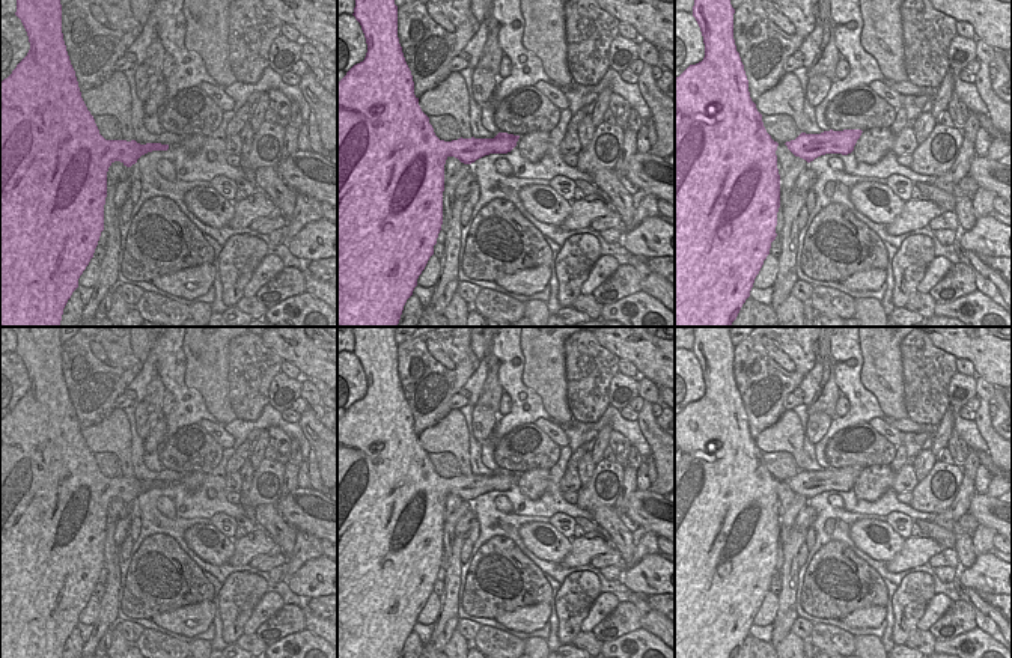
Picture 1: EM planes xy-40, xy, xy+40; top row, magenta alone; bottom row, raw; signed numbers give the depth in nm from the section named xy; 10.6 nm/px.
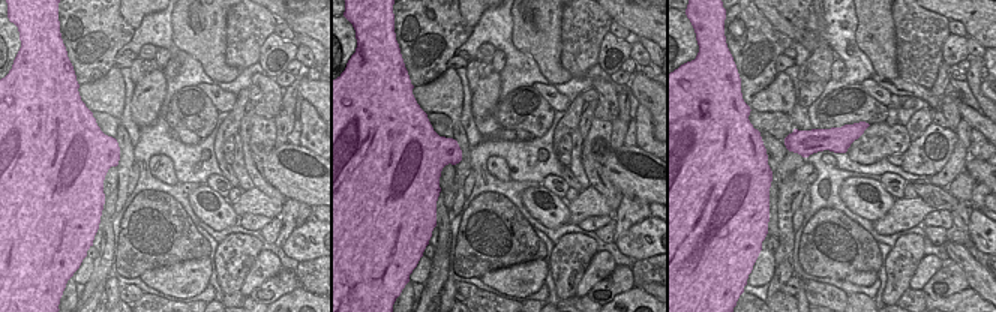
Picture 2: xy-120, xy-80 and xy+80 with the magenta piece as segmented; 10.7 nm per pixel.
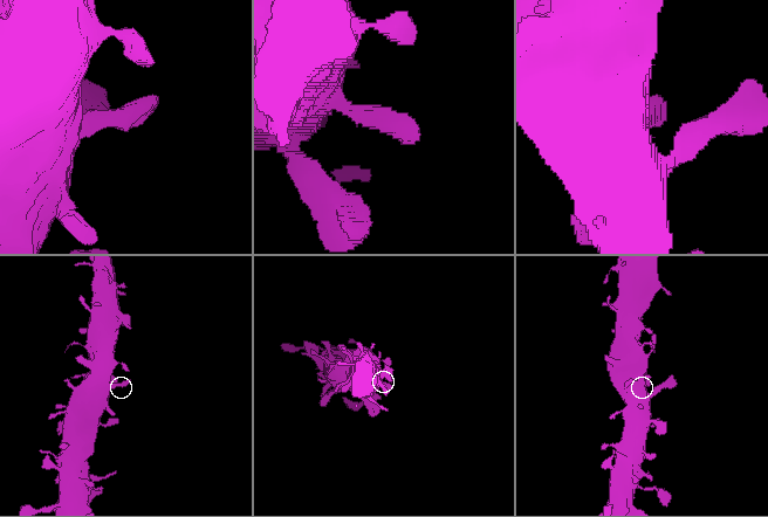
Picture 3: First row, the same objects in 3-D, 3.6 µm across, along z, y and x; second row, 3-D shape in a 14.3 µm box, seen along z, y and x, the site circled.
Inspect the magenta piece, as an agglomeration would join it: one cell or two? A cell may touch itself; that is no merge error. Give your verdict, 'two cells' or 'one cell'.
one cell

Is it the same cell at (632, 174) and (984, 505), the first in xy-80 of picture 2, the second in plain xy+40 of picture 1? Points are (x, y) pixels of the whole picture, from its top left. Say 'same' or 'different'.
same

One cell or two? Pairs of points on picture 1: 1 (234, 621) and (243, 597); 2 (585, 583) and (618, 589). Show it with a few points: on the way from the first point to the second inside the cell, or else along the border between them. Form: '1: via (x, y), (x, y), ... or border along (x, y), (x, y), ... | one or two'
1: via (234, 615), (237, 603) | one
2: border along (566, 577), (591, 571), (601, 592) | two

